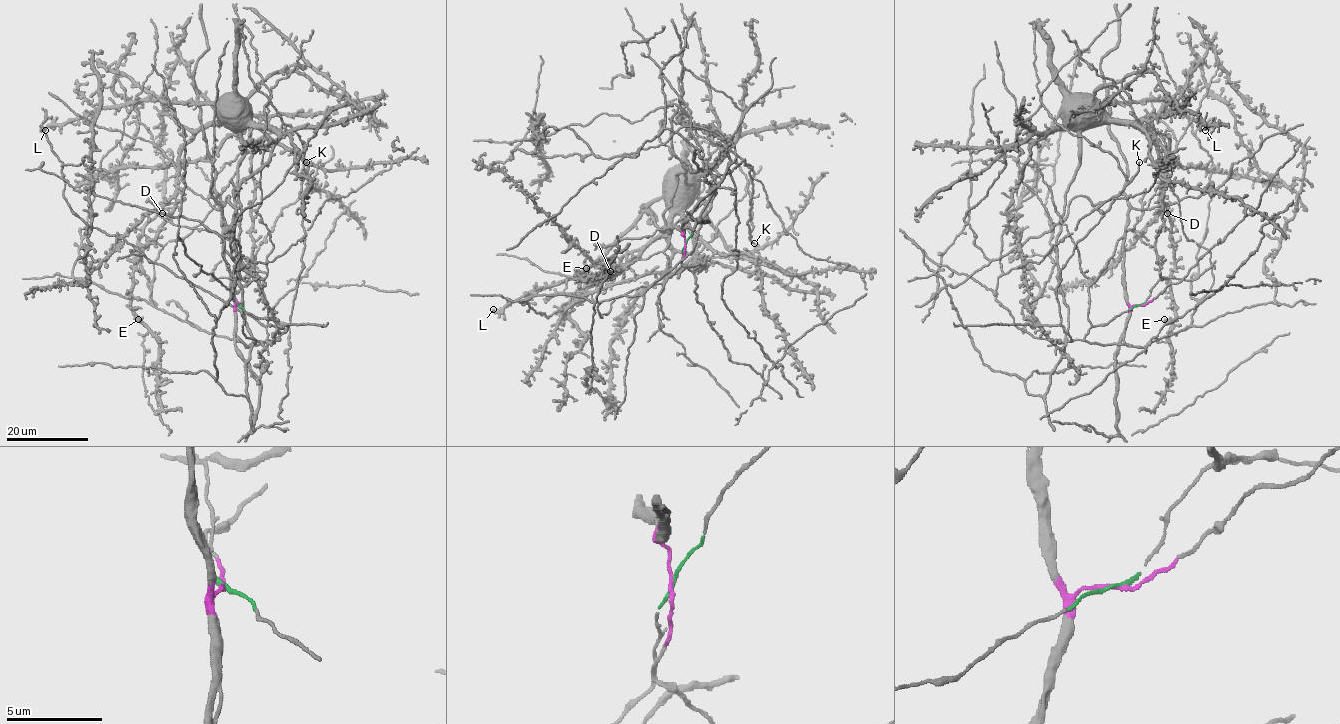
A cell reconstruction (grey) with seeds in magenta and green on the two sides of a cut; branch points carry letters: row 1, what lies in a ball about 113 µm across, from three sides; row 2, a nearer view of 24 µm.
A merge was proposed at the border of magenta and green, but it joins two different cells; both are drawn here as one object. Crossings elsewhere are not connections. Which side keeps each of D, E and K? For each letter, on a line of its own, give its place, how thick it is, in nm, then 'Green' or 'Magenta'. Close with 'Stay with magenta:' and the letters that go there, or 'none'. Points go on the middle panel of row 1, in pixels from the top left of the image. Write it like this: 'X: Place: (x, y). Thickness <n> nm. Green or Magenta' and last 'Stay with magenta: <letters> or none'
D: Place: (610, 271). Thickness 140 nm. Green
E: Place: (586, 268). Thickness 440 nm. Green
K: Place: (754, 243). Thickness 130 nm. Green
Stay with magenta: none

